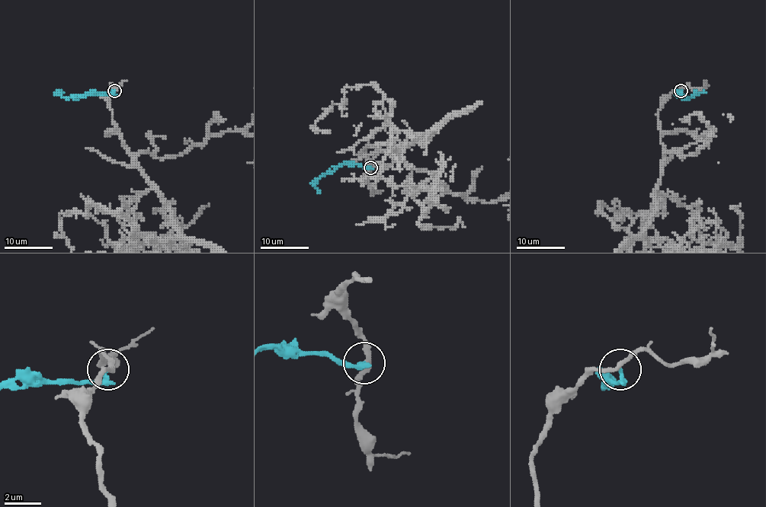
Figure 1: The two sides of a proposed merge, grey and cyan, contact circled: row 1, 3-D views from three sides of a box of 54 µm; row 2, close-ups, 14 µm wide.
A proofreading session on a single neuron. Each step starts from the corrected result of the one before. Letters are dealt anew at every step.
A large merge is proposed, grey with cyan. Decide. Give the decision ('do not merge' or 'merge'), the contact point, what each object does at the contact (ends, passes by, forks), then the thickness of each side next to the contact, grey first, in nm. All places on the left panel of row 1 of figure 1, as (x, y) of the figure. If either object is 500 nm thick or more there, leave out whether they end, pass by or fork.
do not merge | (114, 90) | grey passes by | cyan ends | 240/260 nm

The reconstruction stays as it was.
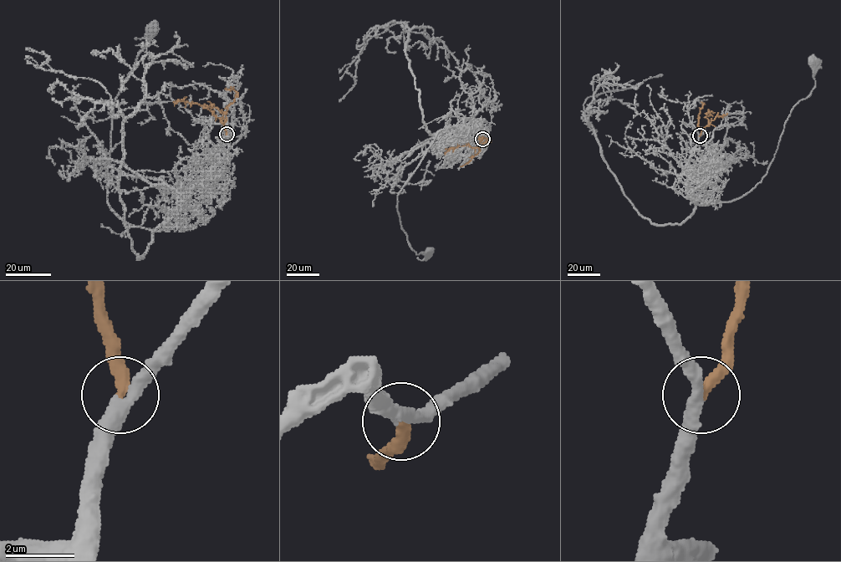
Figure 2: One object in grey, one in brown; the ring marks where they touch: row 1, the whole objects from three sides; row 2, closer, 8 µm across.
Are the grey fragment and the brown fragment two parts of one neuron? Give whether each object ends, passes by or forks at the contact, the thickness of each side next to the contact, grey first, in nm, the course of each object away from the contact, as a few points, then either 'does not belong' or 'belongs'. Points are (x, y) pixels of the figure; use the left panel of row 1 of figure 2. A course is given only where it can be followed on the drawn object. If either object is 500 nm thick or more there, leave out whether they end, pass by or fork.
grey passes by | brown ends | 360/360 nm | grey via (226, 134), (211, 172), (160, 230), (134, 227), (110, 207), (107, 168), (114, 104), (153, 29) | brown via (226, 134), (220, 119), (206, 108), (198, 104), (175, 101) | belongs

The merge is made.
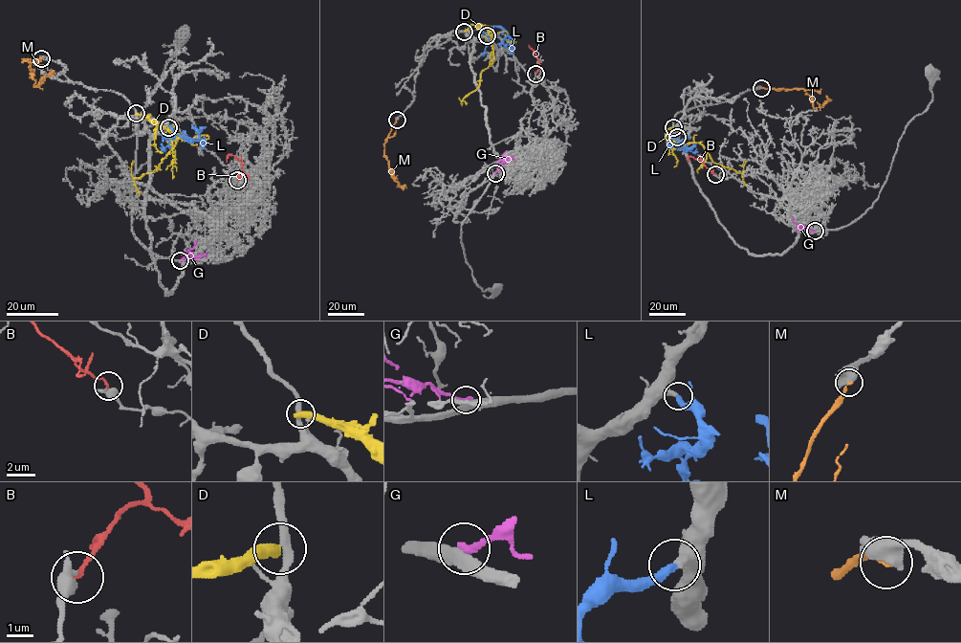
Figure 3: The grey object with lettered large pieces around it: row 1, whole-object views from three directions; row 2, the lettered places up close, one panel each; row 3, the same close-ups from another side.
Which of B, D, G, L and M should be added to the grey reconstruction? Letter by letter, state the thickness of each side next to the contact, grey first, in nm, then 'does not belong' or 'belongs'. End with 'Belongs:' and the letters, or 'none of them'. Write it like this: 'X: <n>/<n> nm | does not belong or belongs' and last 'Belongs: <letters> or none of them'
B: 480/160 nm | does not belong
D: 320/550 nm | does not belong
G: 400/280 nm | does not belong
L: 400/360 nm | belongs
M: 500/180 nm | does not belong
Belongs: L

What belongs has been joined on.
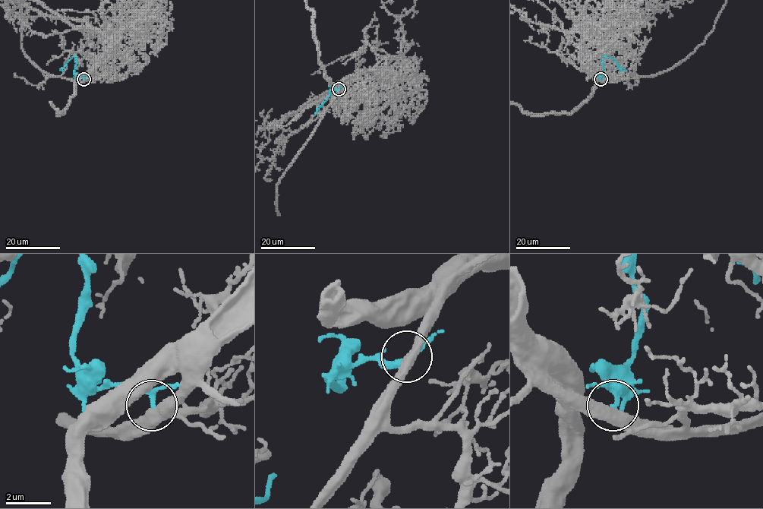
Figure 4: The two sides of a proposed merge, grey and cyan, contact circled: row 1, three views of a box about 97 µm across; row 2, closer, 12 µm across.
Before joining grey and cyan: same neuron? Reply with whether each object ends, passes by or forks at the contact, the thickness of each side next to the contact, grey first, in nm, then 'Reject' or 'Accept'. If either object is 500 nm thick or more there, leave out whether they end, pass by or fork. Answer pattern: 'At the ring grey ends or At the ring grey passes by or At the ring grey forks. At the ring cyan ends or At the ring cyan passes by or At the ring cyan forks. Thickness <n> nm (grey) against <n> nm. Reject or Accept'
At the ring grey passes by. At the ring cyan passes by. Thickness 440 nm (grey) against 170 nm. Reject

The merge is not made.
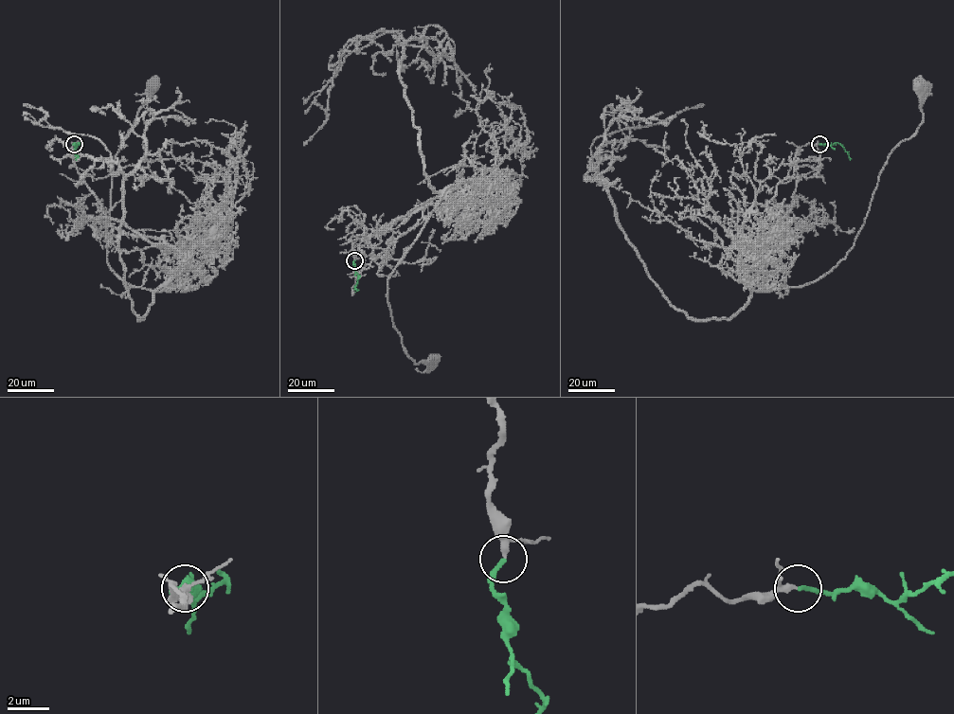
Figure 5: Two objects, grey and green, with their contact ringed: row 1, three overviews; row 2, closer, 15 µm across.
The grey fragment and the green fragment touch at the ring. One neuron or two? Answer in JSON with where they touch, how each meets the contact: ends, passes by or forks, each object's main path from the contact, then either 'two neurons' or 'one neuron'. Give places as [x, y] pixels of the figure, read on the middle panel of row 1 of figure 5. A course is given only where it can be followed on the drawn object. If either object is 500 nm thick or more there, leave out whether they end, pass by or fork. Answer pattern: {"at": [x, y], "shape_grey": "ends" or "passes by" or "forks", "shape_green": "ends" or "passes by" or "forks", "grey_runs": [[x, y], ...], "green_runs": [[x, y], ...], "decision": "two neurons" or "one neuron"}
{"at": [354, 260], "shape_grey": "passes by", "shape_green": "ends", "grey_runs": [[354, 259], [353, 235], [379, 235], [461, 182], [444, 190], [387, 279], [404, 350], [416, 363], [435, 360]], "green_runs": [[354, 260], [359, 276], [356, 291]], "decision": "one neuron"}

